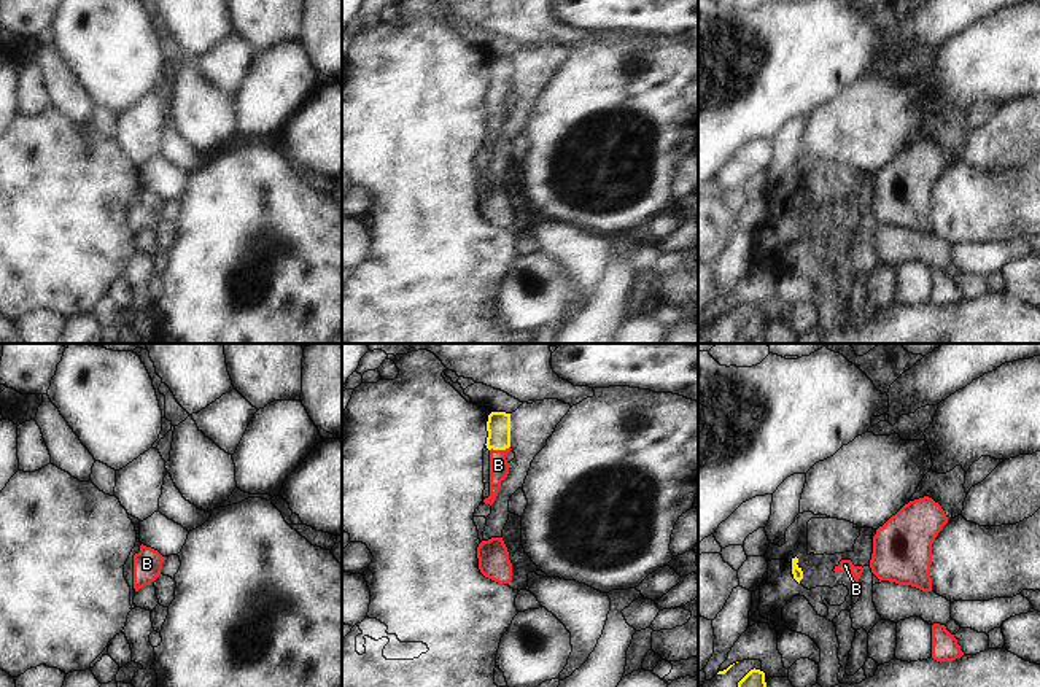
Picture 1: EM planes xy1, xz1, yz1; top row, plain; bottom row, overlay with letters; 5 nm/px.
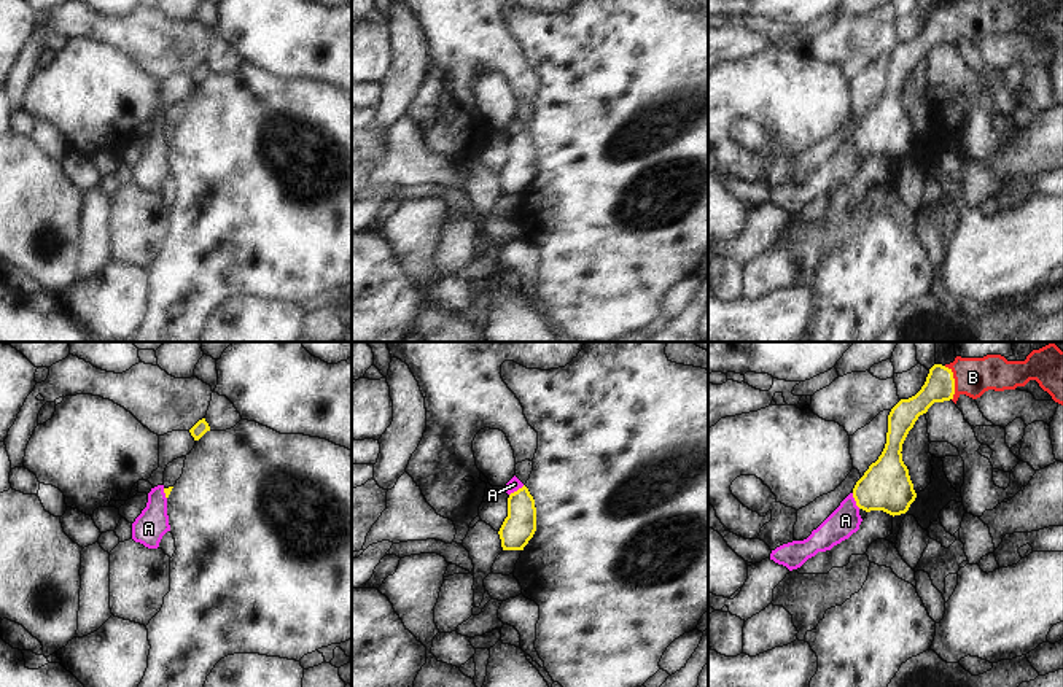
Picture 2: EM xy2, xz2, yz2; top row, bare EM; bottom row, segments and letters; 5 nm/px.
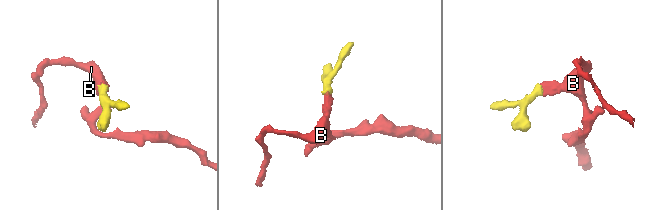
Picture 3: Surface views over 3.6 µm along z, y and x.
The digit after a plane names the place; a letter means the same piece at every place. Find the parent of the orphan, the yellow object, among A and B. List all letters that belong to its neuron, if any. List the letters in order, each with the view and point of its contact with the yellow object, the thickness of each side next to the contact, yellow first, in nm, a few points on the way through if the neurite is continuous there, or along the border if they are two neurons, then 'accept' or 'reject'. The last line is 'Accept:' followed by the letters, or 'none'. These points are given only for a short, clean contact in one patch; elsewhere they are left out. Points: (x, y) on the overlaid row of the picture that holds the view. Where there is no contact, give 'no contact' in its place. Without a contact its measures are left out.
A: meets yellow in yz2 at (855, 500); 240 nm thick on the yellow side, 150 nm on the other; border along yz2 (852, 493), (860, 508); reject
B: meets yellow in yz2 at (953, 382); 150 nm thick on the yellow side, 190 nm on the other; runs through yz2 (939, 385), (953, 382), (973, 377); accept
Accept: B

